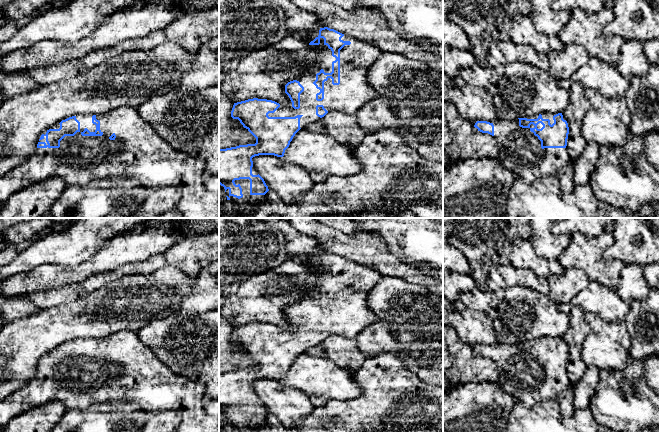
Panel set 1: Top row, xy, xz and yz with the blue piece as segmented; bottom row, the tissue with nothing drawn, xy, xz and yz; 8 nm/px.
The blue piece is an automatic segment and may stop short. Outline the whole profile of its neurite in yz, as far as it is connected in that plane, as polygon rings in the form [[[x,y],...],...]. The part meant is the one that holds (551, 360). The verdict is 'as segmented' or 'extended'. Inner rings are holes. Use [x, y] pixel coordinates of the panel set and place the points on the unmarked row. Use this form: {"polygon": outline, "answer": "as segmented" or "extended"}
{"polygon": [[[543,336],[516,344],[477,345],[474,351],[495,361],[498,367],[497,383],[516,402],[532,407],[537,402],[553,399],[564,418],[574,414],[574,385],[566,372],[569,351],[562,337]]], "answer": "extended"}

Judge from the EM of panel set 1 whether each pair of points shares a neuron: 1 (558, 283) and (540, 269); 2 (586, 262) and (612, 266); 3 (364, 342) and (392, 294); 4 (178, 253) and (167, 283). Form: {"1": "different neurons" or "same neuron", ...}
{"1": "different neurons", "2": "same neuron", "3": "same neuron", "4": "different neurons"}

